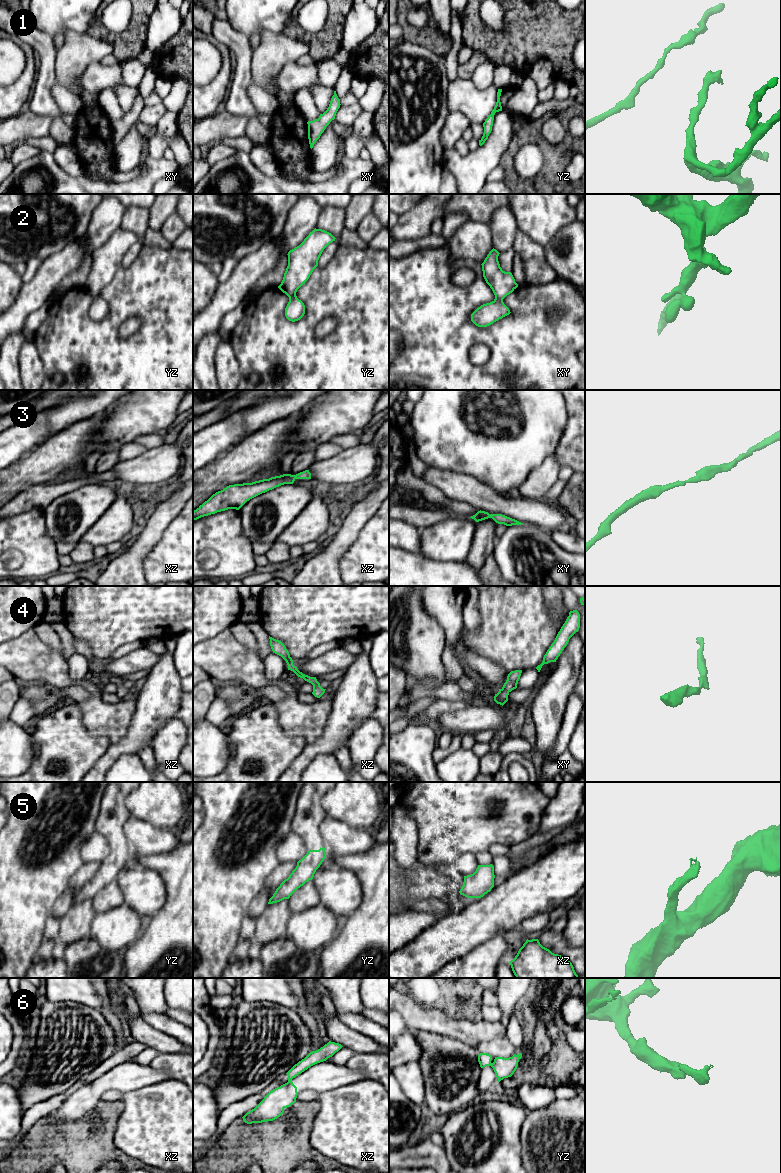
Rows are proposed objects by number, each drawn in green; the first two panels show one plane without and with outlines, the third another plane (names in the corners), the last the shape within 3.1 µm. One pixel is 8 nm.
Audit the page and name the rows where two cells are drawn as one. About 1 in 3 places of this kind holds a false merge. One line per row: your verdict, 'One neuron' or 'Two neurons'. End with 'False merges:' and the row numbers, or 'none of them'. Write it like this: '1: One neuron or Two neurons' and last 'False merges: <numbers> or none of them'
1: One neuron
2: One neuron
3: One neuron
4: One neuron
5: One neuron
6: Two neurons
False merges: 6

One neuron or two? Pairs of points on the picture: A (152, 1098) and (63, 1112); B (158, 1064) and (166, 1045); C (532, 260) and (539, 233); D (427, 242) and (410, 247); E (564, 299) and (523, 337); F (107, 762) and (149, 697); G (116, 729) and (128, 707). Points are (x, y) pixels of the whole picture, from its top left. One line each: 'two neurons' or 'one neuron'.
A: two neurons
B: two neurons
C: two neurons
D: one neuron
E: one neuron
F: one neuron
G: one neuron

